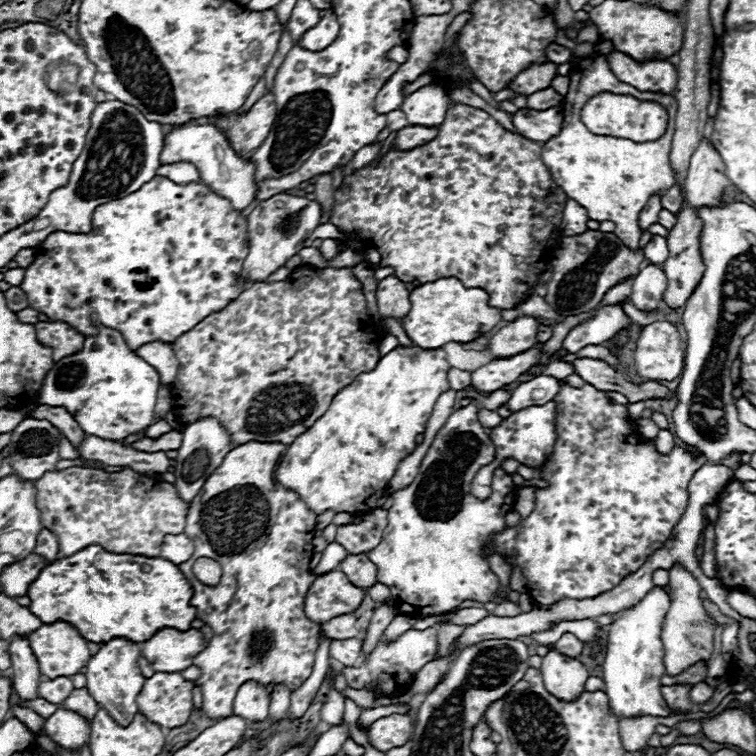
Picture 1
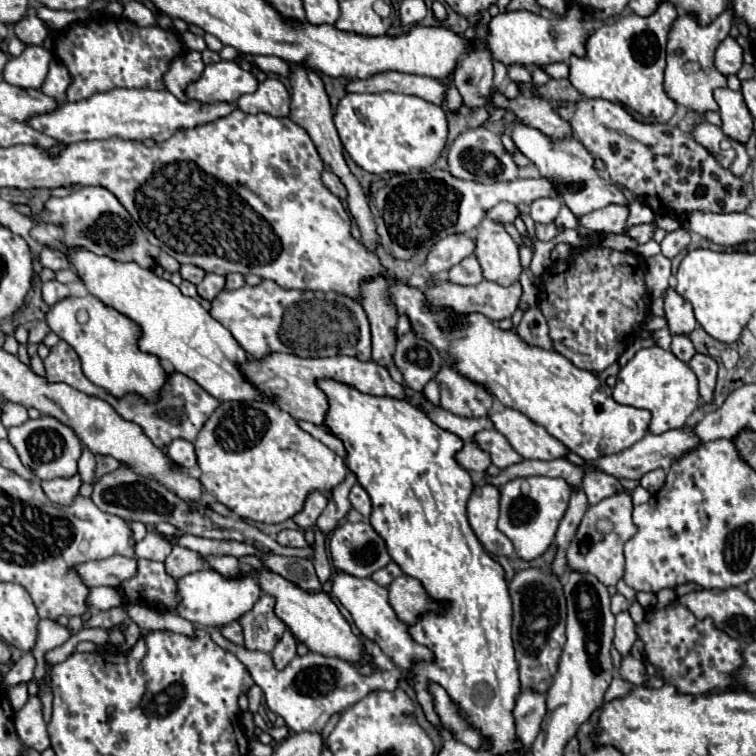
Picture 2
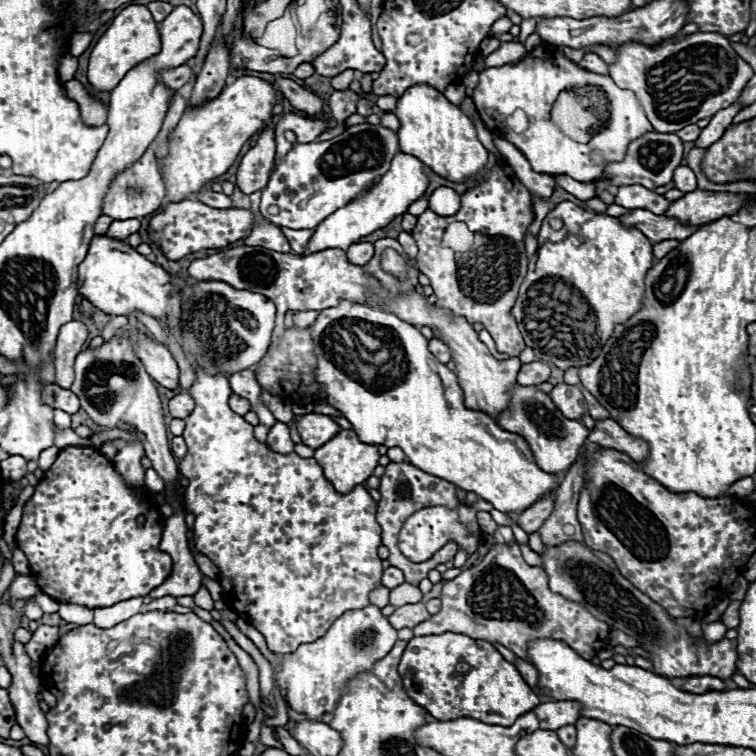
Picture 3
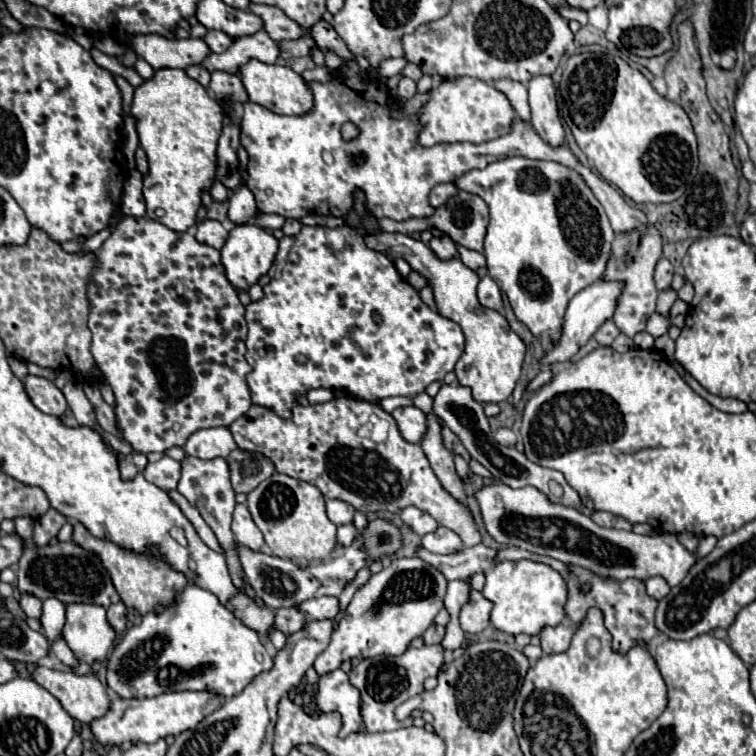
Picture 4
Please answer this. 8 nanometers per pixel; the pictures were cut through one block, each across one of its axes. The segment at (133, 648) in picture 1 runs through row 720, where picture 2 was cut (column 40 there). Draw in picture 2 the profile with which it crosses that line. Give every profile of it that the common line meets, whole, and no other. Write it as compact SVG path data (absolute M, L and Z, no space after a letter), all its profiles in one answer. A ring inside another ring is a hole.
M114 88L104 94L94 94L88 100L64 102L54 112L34 116L30 124L38 132L44 132L64 144L76 144L82 140L106 140L106 138L122 138L136 142L150 138L154 142L164 142L178 130L214 122L218 118L228 116L234 110L236 106L230 102L214 102L214 104L204 104L198 100L180 102L168 90Z

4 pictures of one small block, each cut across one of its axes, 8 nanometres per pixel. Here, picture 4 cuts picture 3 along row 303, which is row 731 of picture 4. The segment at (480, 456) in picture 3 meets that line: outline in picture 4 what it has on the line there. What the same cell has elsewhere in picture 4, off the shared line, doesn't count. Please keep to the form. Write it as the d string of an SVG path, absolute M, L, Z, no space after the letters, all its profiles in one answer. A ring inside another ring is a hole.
M340 668L320 676L318 682L318 696L316 704L322 712L338 712L342 716L342 730L340 736L348 732L356 732L362 728L360 724L360 692L348 684L348 674Z

